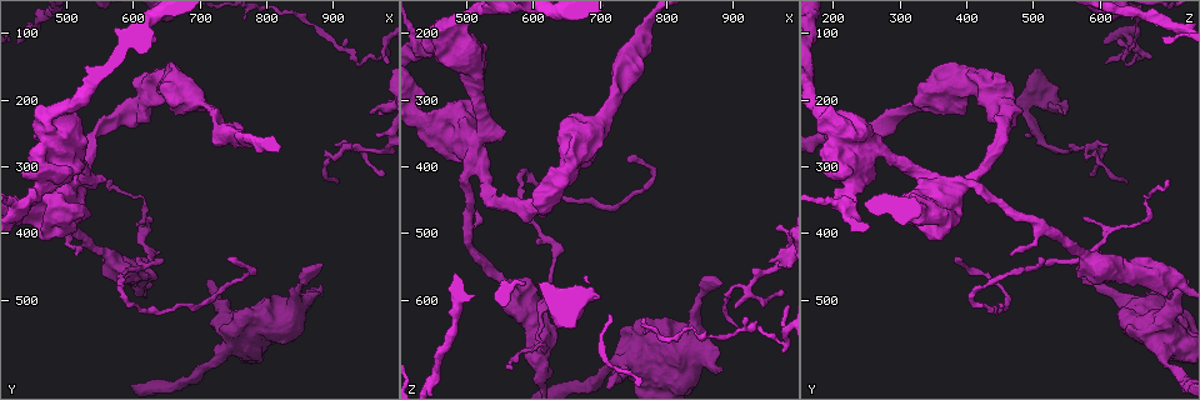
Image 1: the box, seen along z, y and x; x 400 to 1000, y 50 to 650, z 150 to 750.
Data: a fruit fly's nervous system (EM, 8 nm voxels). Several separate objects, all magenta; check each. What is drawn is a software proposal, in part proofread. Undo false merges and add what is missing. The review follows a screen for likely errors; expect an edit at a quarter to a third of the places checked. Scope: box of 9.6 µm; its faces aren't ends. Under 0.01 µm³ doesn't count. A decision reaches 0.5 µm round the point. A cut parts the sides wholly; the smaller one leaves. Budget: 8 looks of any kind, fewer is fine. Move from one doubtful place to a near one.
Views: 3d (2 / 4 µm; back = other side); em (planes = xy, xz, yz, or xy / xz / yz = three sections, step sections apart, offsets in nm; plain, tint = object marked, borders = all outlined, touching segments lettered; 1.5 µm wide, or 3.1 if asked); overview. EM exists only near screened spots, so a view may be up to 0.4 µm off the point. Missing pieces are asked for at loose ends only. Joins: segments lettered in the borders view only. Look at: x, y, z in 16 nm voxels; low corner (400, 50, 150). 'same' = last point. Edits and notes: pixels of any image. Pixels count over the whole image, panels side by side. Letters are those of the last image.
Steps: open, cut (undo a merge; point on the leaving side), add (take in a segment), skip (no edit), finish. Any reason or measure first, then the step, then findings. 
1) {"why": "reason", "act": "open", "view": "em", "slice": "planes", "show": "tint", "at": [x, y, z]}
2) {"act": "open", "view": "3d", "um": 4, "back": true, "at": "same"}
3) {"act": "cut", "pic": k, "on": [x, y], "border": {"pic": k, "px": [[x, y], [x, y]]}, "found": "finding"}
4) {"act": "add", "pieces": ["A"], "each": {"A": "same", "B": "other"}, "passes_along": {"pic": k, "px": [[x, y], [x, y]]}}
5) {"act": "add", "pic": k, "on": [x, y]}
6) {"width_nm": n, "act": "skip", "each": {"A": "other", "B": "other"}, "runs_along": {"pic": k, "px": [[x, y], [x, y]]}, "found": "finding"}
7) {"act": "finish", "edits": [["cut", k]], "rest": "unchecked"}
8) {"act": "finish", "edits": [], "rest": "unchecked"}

{"why": "free end", "act": "open", "view": "em", "slice": "xz", "step": 8, "show": "borders", "at": [885, 495, 710]}

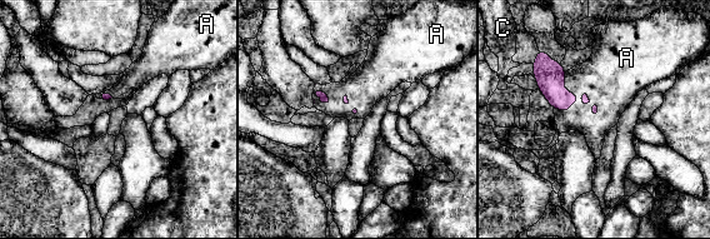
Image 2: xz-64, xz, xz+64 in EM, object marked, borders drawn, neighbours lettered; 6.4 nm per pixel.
{"act": "add", "pieces": ["A"], "each": {"A": "same", "C": "other"}, "found": "it goes on there"}

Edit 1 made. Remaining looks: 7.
{"why": "sharp bend", "act": "open", "view": "em", "slice": "xy", "step": 4, "show": "tint", "at": [935, 135, 635]}

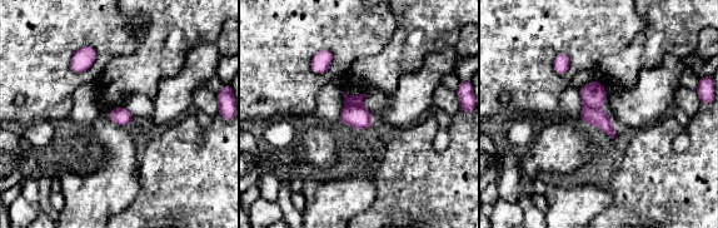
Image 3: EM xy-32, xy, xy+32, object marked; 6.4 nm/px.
{"why": "cut it another way", "act": "open", "view": "em", "slice": "yz", "step": 4, "show": "borders", "at": "same"}

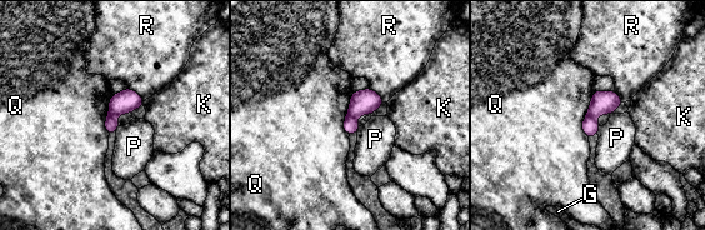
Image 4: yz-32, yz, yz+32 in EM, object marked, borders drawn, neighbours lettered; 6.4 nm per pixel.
{"width_nm": 100, "act": "cut", "pic": 4, "on": [350, 124], "each": {"G": "other", "K": "other", "P": "other", "Q": "other", "R": "other"}, "border": {"pic": 4, "px": [[348, 114], [355, 118]]}, "found": "a second neuron is stuck on"}

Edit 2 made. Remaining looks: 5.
{"act": "open", "view": "em", "slice": "planes", "show": "borders", "at": [570, 315, 705]}

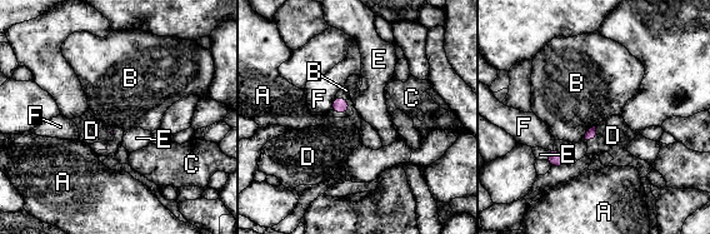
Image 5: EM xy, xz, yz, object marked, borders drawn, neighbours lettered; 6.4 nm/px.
{"act": "add", "pieces": ["D"], "each": {"A": "other", "B": "other", "C": "other", "D": "same", "E": "other", "F": "other"}, "found": "it goes on there"}

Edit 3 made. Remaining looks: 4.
{"act": "finish", "edits": [["add", 2], ["cut", 4], ["add", 5]], "rest": "unchecked"}

